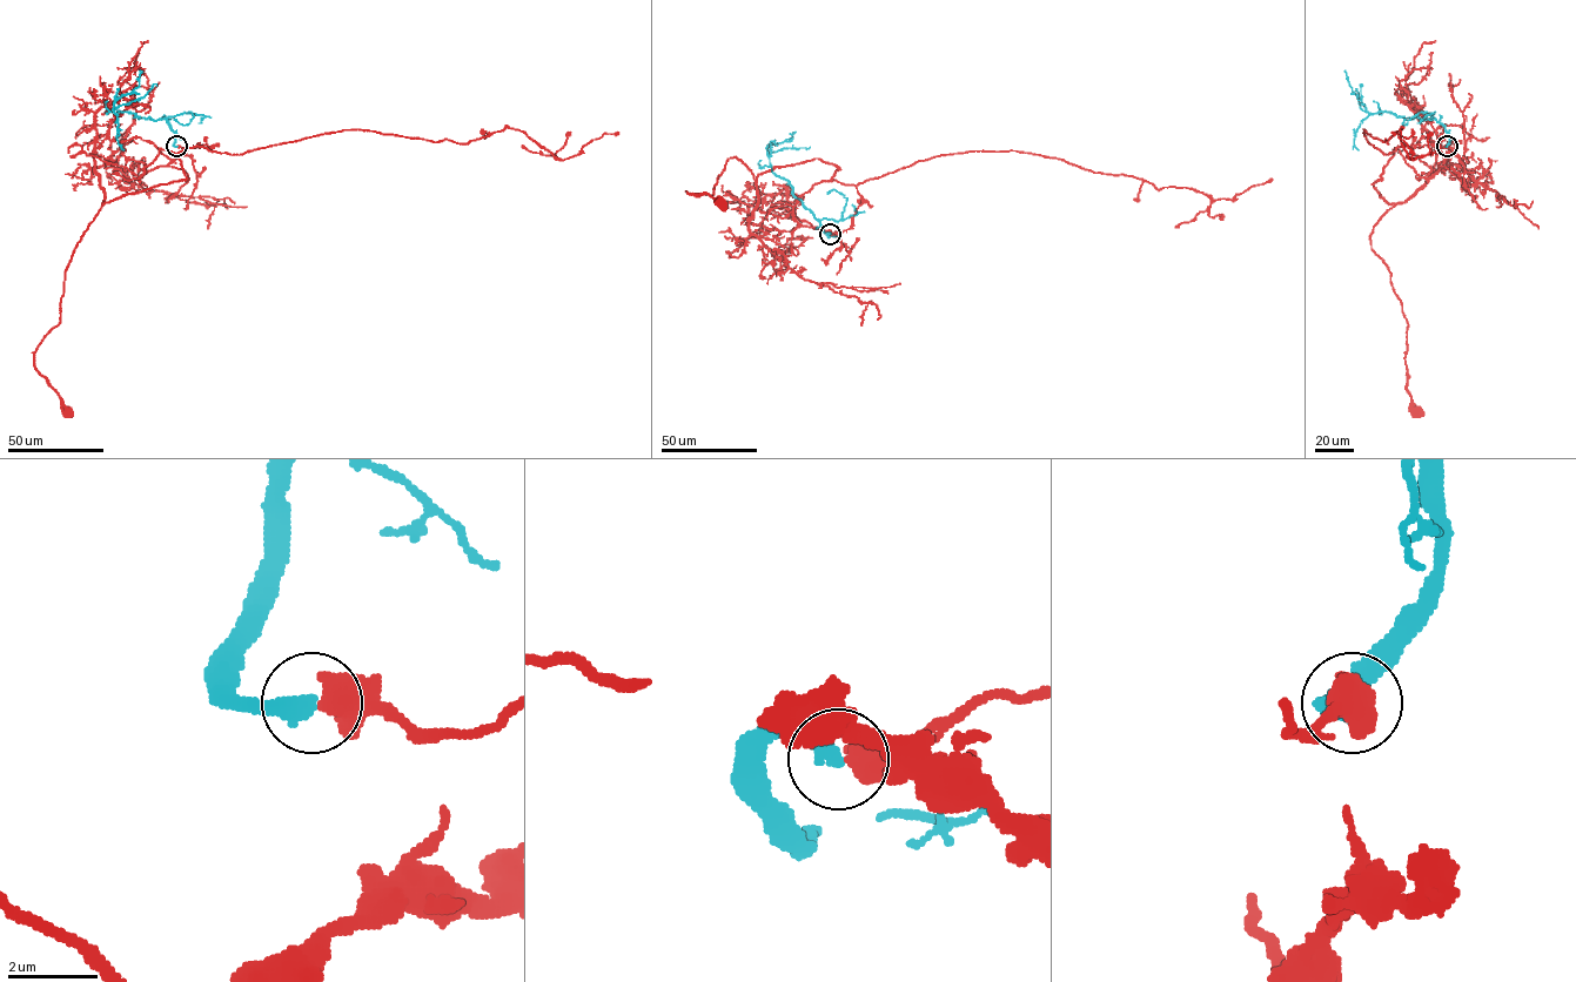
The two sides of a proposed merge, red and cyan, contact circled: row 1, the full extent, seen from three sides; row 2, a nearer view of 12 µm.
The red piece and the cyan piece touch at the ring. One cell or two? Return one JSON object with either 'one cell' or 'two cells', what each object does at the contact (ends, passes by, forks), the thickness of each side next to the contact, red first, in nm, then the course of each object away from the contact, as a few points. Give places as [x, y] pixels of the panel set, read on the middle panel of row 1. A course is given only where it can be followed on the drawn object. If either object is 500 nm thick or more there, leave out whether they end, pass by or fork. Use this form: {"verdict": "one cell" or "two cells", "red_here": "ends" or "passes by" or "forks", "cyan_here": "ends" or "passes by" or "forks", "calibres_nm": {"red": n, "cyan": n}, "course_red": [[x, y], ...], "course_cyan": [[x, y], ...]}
{"verdict": "two cells", "calibres_nm": {"red": 650, "cyan": 400}, "course_red": [[831, 233], [851, 227], [863, 197], [819, 159], [756, 182], [729, 159], [712, 194], [688, 192], [722, 203]], "course_cyan": [[830, 233], [829, 237], [793, 195], [790, 183], [772, 172], [766, 147], [792, 138], [792, 133]]}

